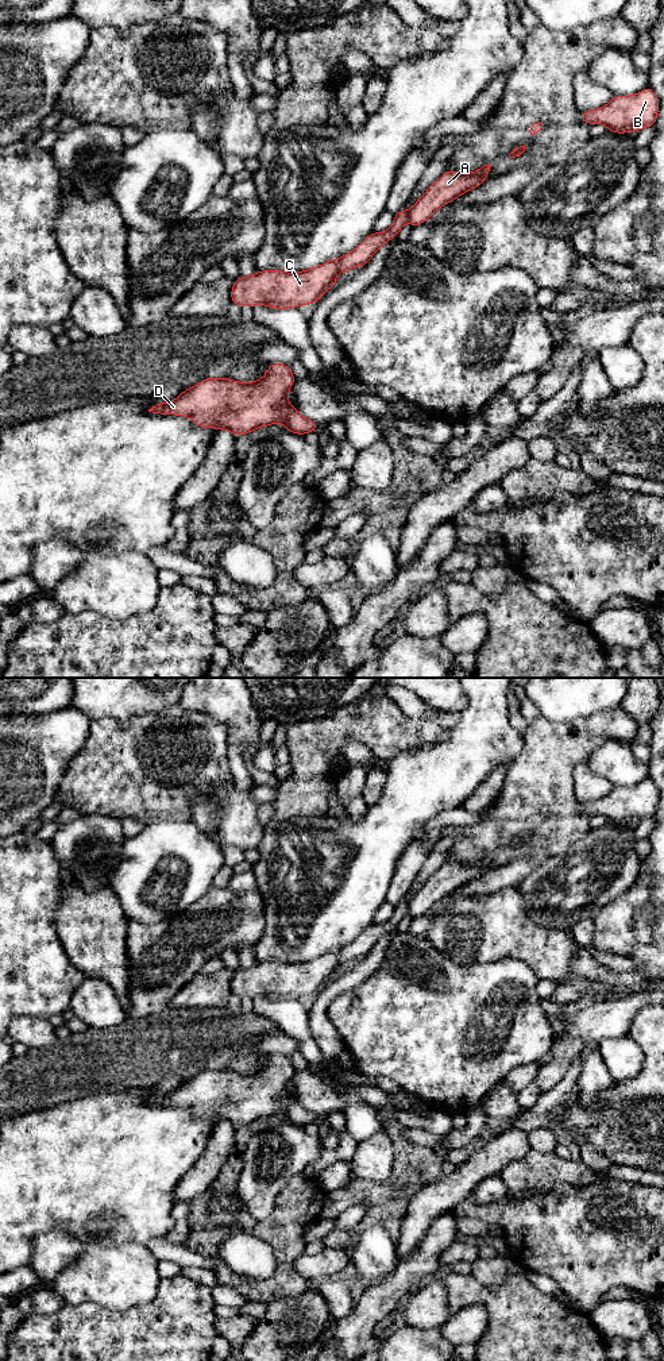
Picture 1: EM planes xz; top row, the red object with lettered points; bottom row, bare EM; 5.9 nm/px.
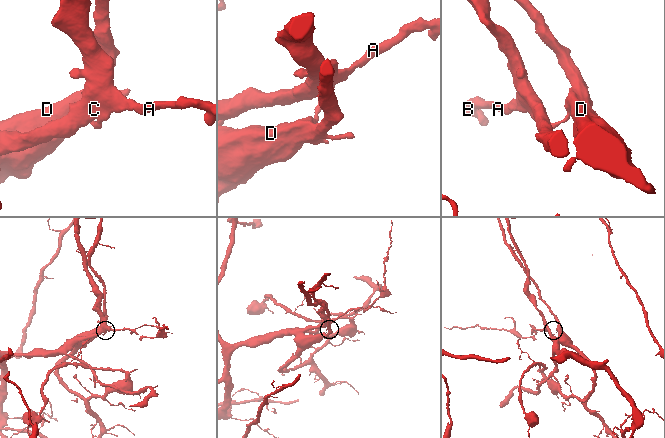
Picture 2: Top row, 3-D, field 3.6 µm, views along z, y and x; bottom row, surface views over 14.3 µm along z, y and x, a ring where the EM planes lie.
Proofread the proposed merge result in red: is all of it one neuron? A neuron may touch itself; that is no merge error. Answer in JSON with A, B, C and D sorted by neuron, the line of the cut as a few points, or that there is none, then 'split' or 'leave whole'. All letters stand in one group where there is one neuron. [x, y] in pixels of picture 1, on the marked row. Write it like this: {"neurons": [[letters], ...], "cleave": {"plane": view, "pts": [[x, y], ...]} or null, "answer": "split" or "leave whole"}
{"neurons": [["A", "B", "C"], ["D"]], "cleave": {"plane": "xz", "pts": [[342, 258], [336, 273]]}, "answer": "split"}

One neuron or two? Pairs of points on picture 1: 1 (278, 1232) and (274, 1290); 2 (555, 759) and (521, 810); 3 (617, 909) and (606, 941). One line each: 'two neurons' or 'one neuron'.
1: one neuron
2: one neuron
3: one neuron

